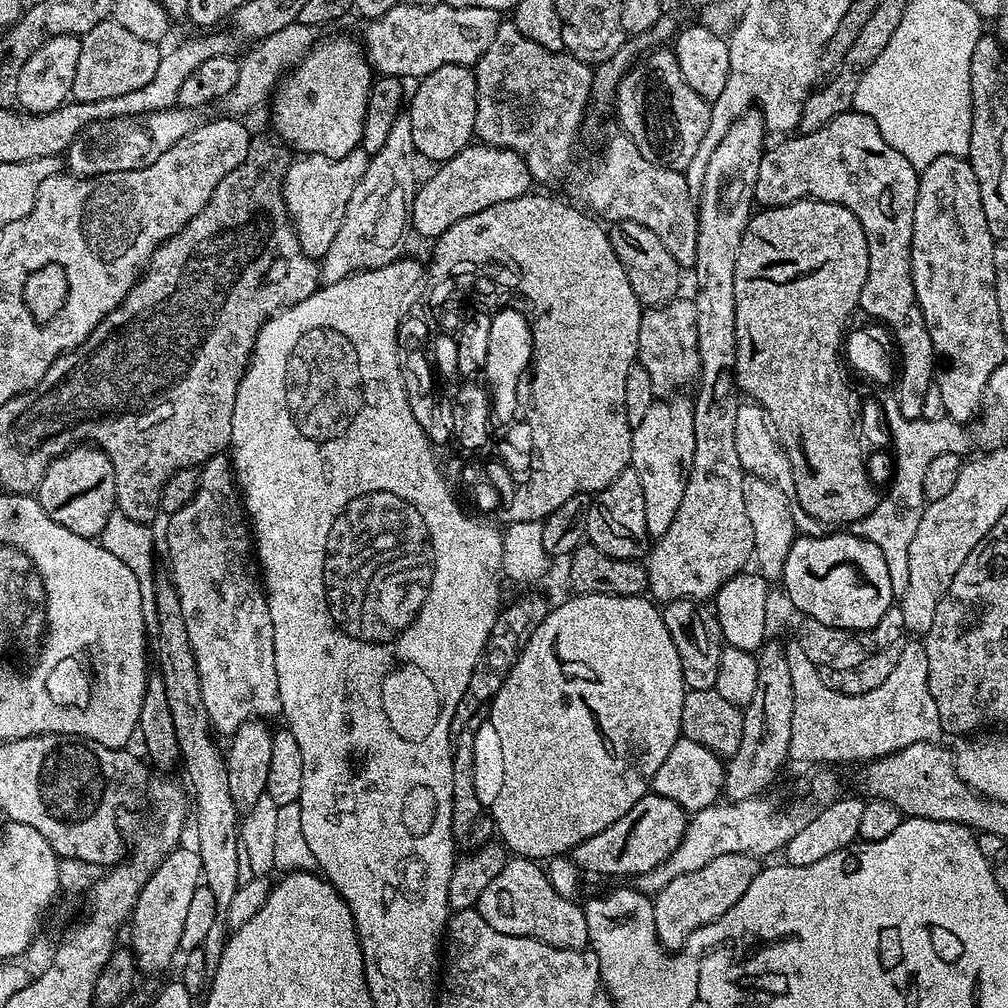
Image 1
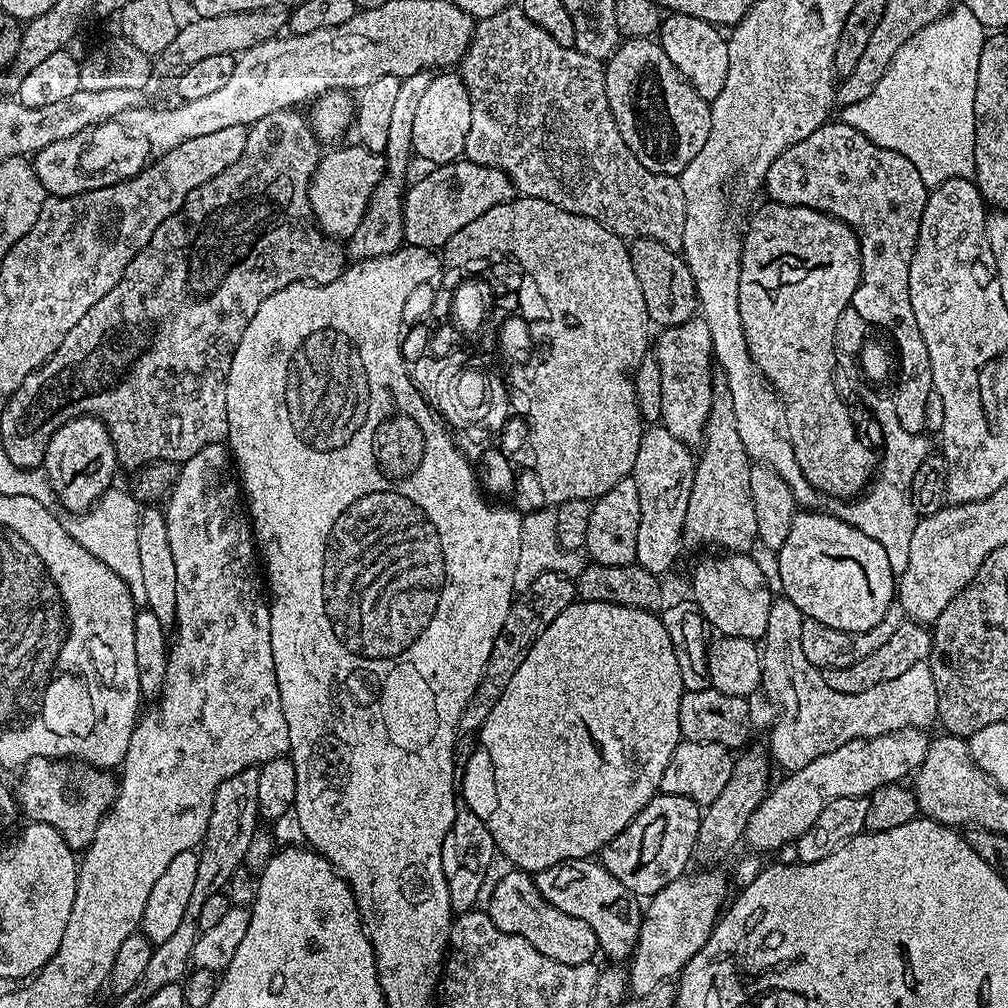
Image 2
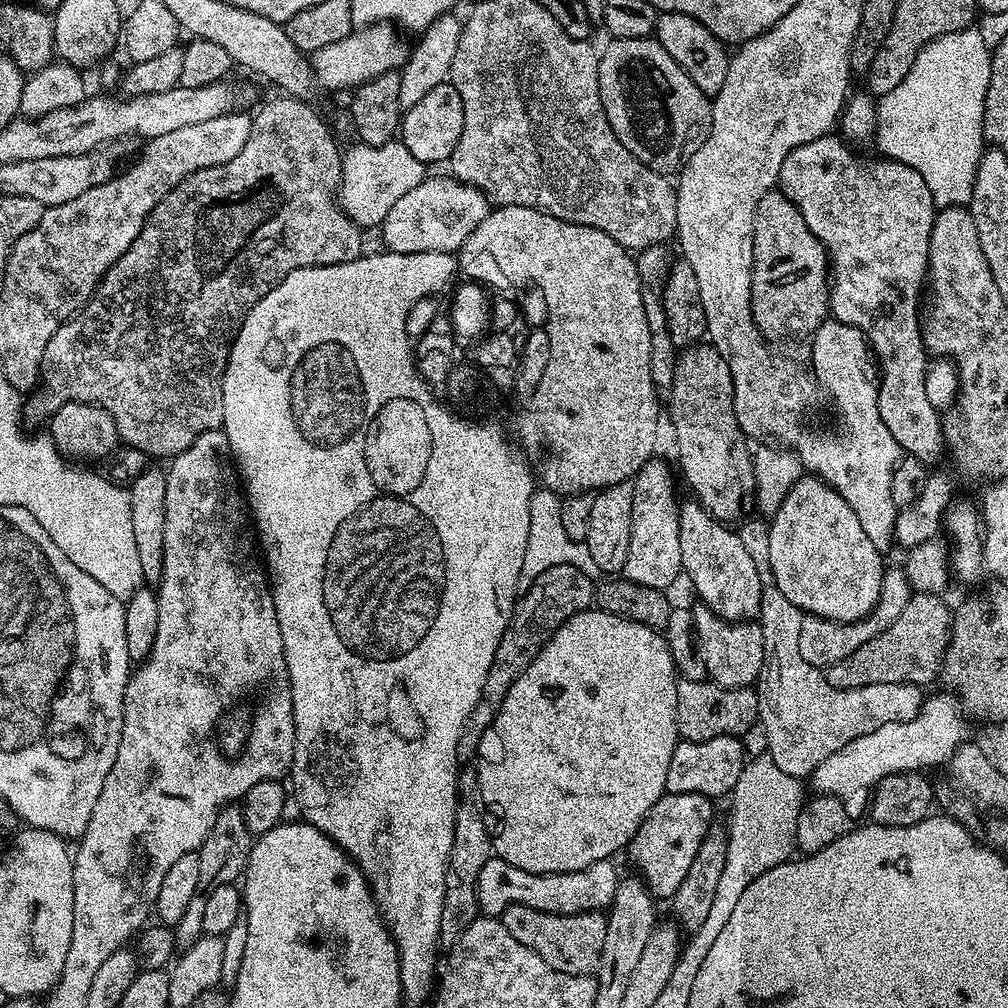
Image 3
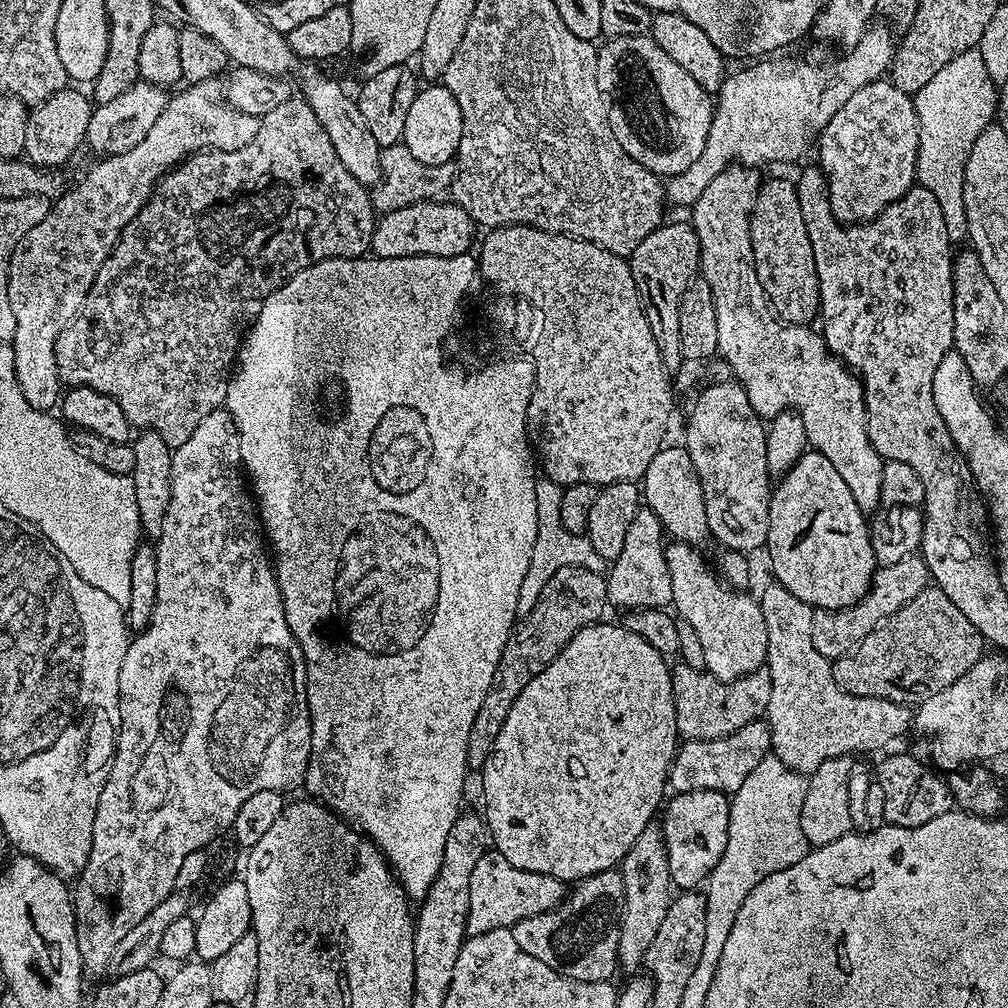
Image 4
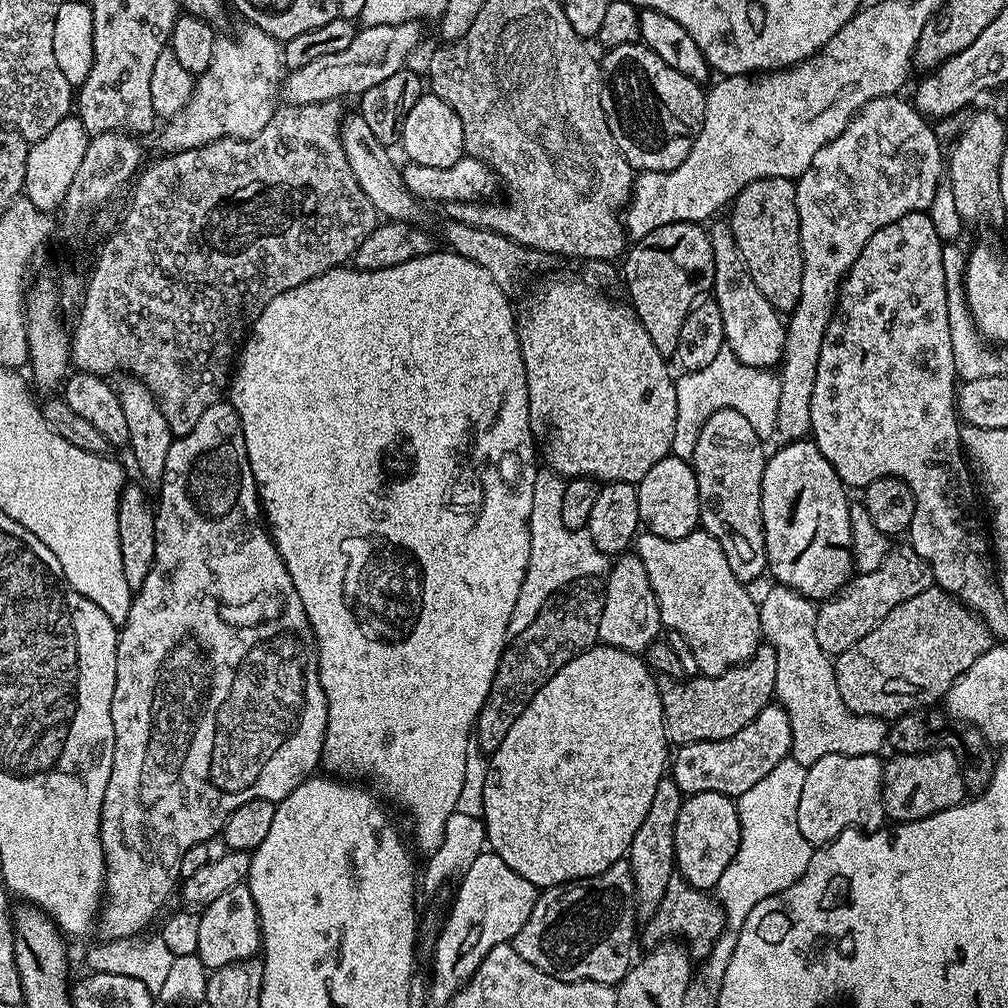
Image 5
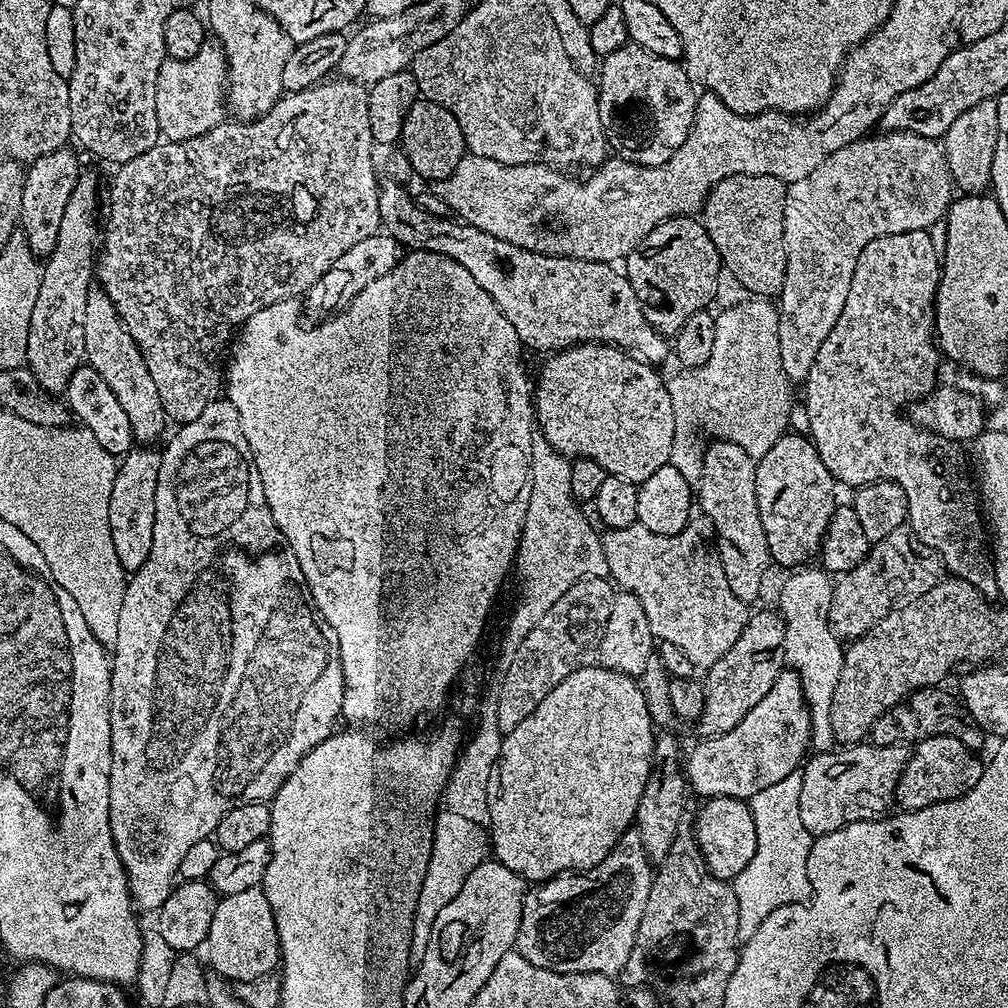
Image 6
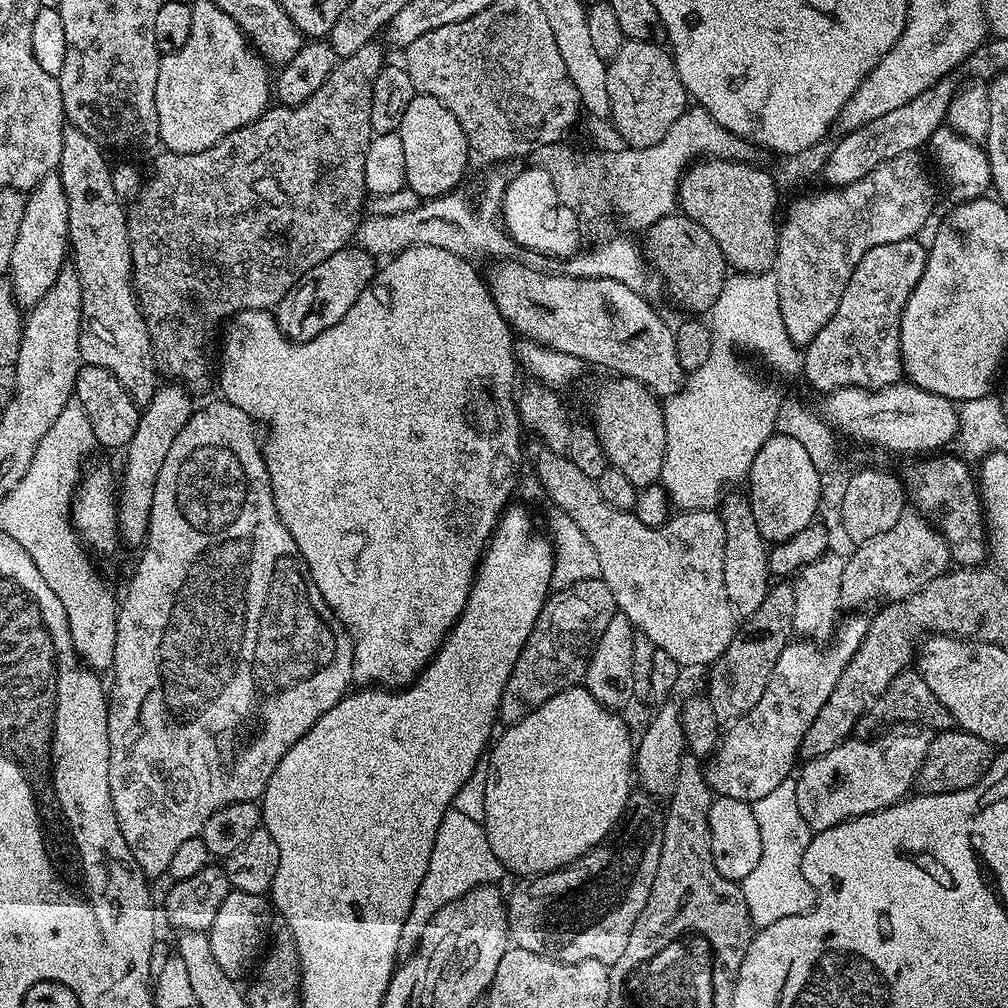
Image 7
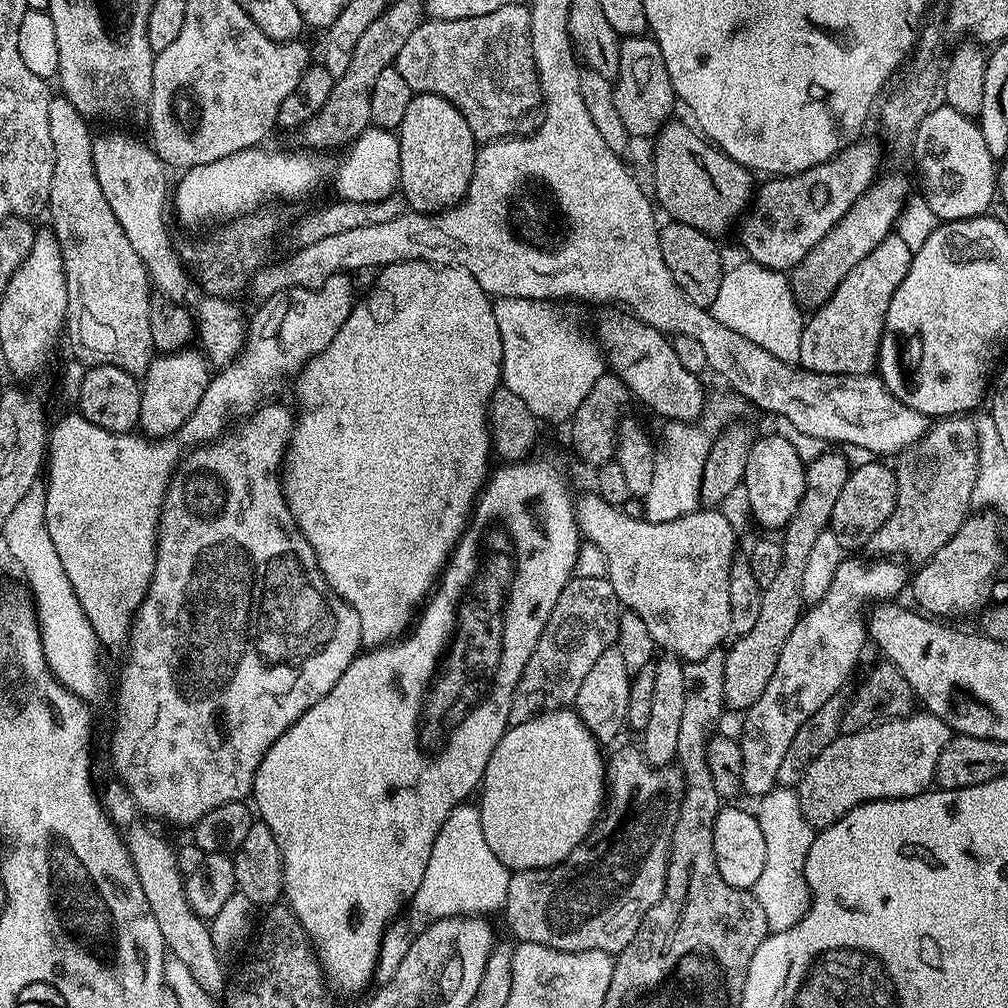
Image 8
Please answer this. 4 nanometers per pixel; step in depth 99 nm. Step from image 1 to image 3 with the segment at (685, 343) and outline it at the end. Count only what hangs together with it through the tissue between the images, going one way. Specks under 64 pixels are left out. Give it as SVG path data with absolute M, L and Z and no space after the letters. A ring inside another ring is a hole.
M699 342L685 347L676 357L674 370L674 390L670 401L672 407L672 432L676 435L676 452L680 455L680 468L684 471L684 480L692 487L691 495L700 505L718 521L736 520L753 499L756 491L754 484L753 449L748 448L749 441L736 417L734 406L734 382L726 358L718 354L711 343Z

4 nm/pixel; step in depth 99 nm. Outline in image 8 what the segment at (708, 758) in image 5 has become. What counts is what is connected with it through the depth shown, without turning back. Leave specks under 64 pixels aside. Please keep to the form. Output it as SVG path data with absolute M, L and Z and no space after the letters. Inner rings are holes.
M846 558L834 570L834 582L830 582L830 590L817 604L811 605L800 613L794 630L790 630L790 638L786 638L786 646L782 646L782 654L778 654L778 666L774 666L774 674L770 674L770 682L766 690L762 690L762 698L754 702L744 713L744 729L738 733L740 749L742 750L742 782L743 791L749 792L753 798L765 796L777 787L776 775L778 766L794 738L798 734L802 722L814 714L832 696L841 691L840 687L848 680L848 675L856 668L860 655L864 652L864 643L869 643L870 637L866 627L866 609L873 602L888 602L900 591L905 591L910 580L910 572L903 568L896 558L868 558L872 560L852 560Z

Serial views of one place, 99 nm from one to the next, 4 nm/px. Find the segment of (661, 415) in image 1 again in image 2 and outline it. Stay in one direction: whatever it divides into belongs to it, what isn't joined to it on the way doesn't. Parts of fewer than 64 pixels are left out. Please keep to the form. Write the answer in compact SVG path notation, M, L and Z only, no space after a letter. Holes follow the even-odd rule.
M652 426L645 431L638 446L638 458L634 458L630 477L638 486L638 550L636 563L640 567L665 574L676 564L680 548L685 547L684 527L686 506L690 506L690 490L694 486L697 457L689 445L683 444L670 430Z

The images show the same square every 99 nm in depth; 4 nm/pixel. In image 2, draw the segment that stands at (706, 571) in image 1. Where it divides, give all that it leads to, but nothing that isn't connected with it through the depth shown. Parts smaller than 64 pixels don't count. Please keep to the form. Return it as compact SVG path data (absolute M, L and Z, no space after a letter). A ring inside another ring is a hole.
M722 374L713 375L710 414L704 423L704 443L698 452L694 486L690 490L690 506L686 506L684 543L690 549L723 550L725 553L747 553L758 540L758 517L754 515L754 502L750 490L752 464L738 435L738 421L734 419L734 398L728 380Z

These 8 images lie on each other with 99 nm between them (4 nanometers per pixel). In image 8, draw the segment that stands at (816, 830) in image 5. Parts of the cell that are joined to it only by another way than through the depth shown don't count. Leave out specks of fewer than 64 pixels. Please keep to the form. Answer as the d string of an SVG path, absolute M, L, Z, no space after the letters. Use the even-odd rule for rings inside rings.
M916 710L910 716L899 716L897 720L883 719L869 728L837 736L830 746L826 746L826 750L822 750L822 754L818 754L818 758L814 758L814 762L810 762L798 785L806 822L810 822L813 830L829 828L838 822L838 818L871 800L897 800L929 791L936 778L938 758L953 735L952 729L941 716L933 716L927 710Z

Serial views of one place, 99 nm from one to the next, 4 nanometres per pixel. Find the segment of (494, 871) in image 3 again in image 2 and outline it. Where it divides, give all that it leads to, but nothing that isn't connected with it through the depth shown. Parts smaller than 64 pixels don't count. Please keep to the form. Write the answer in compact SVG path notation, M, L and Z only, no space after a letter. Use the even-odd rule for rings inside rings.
M589 858L558 862L558 866L535 873L534 879L542 898L546 898L550 906L558 906L562 914L582 918L582 922L594 930L599 951L612 959L609 961L624 962L631 957L640 933L642 904L630 890L626 890L626 886L622 886L622 882L618 882L618 878L614 878L614 874L607 872L595 859Z

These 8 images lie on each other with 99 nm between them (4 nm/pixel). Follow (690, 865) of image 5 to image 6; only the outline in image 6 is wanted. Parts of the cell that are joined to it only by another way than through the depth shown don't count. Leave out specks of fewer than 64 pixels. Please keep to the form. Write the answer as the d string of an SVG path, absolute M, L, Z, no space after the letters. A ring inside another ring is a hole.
M713 796L705 799L700 808L700 813L694 816L694 835L700 847L700 854L708 867L708 873L719 880L729 882L736 879L746 866L750 866L750 858L754 858L754 850L758 846L757 835L754 834L754 818L751 807L745 801L729 796Z

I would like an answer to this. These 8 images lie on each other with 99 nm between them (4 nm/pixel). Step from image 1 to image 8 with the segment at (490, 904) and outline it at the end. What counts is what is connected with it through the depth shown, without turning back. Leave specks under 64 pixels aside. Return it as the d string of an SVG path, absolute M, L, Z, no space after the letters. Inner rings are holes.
M639 747L620 748L613 756L606 760L606 799L596 826L588 831L588 837L570 853L561 863L552 868L531 868L525 872L512 872L510 886L506 890L506 902L502 909L502 916L508 919L508 928L520 942L534 942L538 946L550 946L554 950L563 952L581 952L582 950L602 950L619 954L625 946L634 938L638 926L644 915L651 910L662 898L666 886L666 870L668 869L668 855L674 838L674 822L678 822L678 810L682 806L684 797L684 776L679 767L672 764L654 765L646 757Z

